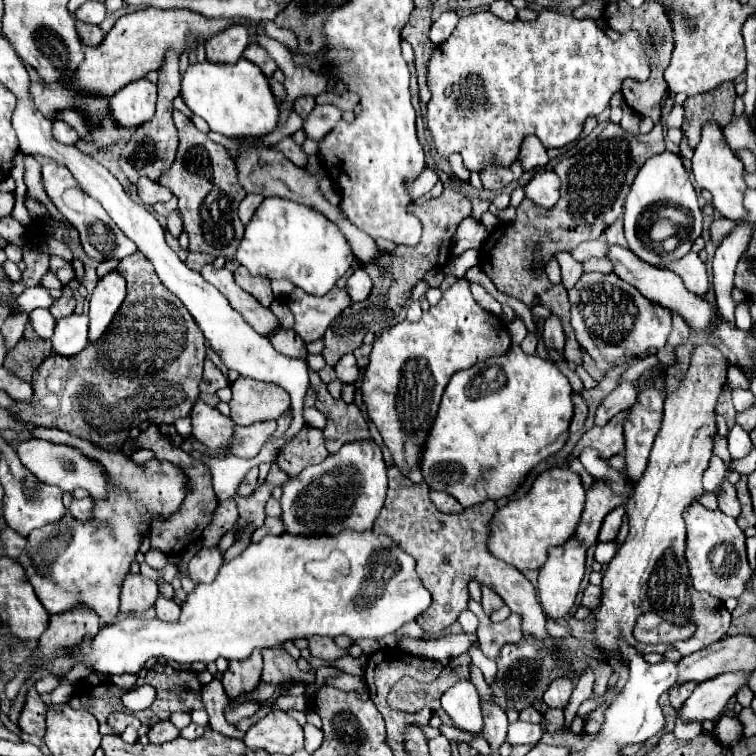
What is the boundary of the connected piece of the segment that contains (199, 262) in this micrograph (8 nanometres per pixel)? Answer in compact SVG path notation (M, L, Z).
M189 252L185 264L191 268L191 270L199 270L205 264L212 263L216 257L202 252Z

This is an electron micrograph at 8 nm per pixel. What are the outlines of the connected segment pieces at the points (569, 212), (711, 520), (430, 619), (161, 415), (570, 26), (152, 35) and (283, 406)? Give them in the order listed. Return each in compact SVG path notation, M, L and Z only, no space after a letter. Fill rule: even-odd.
M609 122L593 144L583 148L577 156L565 158L557 164L555 172L563 182L559 204L555 204L551 210L527 210L527 200L523 200L517 206L517 222L497 226L493 234L487 238L487 242L481 246L479 266L493 280L499 292L515 296L527 306L545 304L551 308L553 314L557 314L563 320L563 330L567 336L563 350L565 360L581 364L579 344L569 322L571 318L569 296L563 286L551 284L545 274L537 278L531 272L533 264L531 248L539 244L543 250L543 262L547 262L555 252L571 250L583 240L599 238L611 222L623 218L623 202L639 168L645 164L645 160L659 154L663 148L665 148L665 136L661 122L655 124L655 128L649 134L641 134L639 138L625 132L619 124Z
M693 504L685 516L687 524L687 564L695 590L707 592L719 600L739 598L745 590L745 582L751 576L751 568L747 564L745 554L745 534L737 526L737 522L725 516L721 510L707 510L701 504Z
M391 466L387 474L389 474L387 500L379 514L379 520L375 520L373 532L389 536L395 544L399 544L401 550L411 554L417 562L417 574L423 586L433 596L433 602L427 608L427 612L419 616L419 626L427 634L439 634L449 624L453 624L459 612L467 608L467 600L469 600L467 582L475 578L479 584L493 588L511 608L511 612L521 614L523 618L521 628L525 634L537 640L551 640L545 626L547 618L537 600L535 586L517 568L495 558L487 548L487 540L491 532L489 528L497 512L497 504L487 500L483 504L465 508L461 514L445 514L431 504L429 486L425 482L413 484L405 480L395 466Z
M137 252L119 262L117 272L127 280L127 298L123 300L111 328L95 348L85 348L77 356L49 356L33 372L35 400L31 404L17 402L11 410L23 422L33 422L37 426L59 428L83 440L89 440L101 450L117 452L121 444L129 438L129 430L141 422L153 424L173 424L179 418L189 416L195 400L199 398L199 384L203 376L205 362L205 336L195 324L193 316L183 308L181 300L169 292L157 278L153 264Z
M541 10L537 20L533 20L533 22L521 22L521 20L505 22L491 12L477 12L477 14L469 14L469 16L459 18L459 24L453 30L453 34L443 44L439 44L431 54L429 70L427 70L427 86L431 90L431 102L427 104L427 108L429 108L427 110L427 126L429 126L429 132L431 132L433 146L437 150L437 156L441 160L449 160L451 154L461 154L467 170L481 172L489 164L495 164L499 168L509 168L513 162L517 162L521 142L527 136L537 136L543 142L545 148L563 148L563 146L575 142L583 132L583 124L585 124L587 116L601 114L609 106L611 96L621 90L621 84L623 84L625 78L645 82L649 78L649 72L651 72L649 56L645 52L645 46L641 42L639 32L635 32L635 30L629 30L629 32L621 34L619 40L611 40L611 38L605 36L605 32L601 28L597 28L595 20L577 20L573 16L567 16L567 14L561 14L561 12L555 12L555 10Z
M145 8L145 10L125 14L107 32L107 36L103 38L103 44L85 48L85 60L73 72L71 80L53 82L53 84L31 82L29 94L35 100L37 110L49 120L55 120L57 112L75 108L77 96L107 98L107 96L113 96L119 88L127 86L129 82L143 78L147 72L159 70L159 64L163 64L163 56L167 48L179 48L179 52L185 50L187 32L193 32L197 40L199 38L207 40L211 32L217 32L219 28L225 28L227 24L231 24L231 20L207 20L205 16L199 16L197 12L187 12L187 10Z
M241 376L231 384L231 390L233 390L233 400L229 402L231 420L239 426L277 420L283 412L289 410L287 392L283 392L283 388L275 384Z

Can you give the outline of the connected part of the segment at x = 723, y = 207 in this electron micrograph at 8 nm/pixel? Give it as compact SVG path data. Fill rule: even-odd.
M707 122L703 126L703 136L701 136L701 142L699 146L695 148L695 154L691 158L693 166L691 166L691 172L693 172L693 178L695 182L709 190L713 194L713 208L725 216L725 218L731 218L731 220L741 220L747 216L747 208L743 206L743 198L745 198L745 190L747 190L747 184L745 184L745 178L743 178L743 162L733 154L733 150L727 148L725 140L723 140L723 134L721 134L721 126L717 126L715 122Z

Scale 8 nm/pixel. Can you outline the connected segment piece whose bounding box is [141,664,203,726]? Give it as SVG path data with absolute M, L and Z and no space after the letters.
M155 664L149 674L155 676L157 698L149 710L141 712L143 724L151 726L153 722L167 720L173 712L193 712L203 708L199 698L201 684L193 670L173 670L171 666Z

